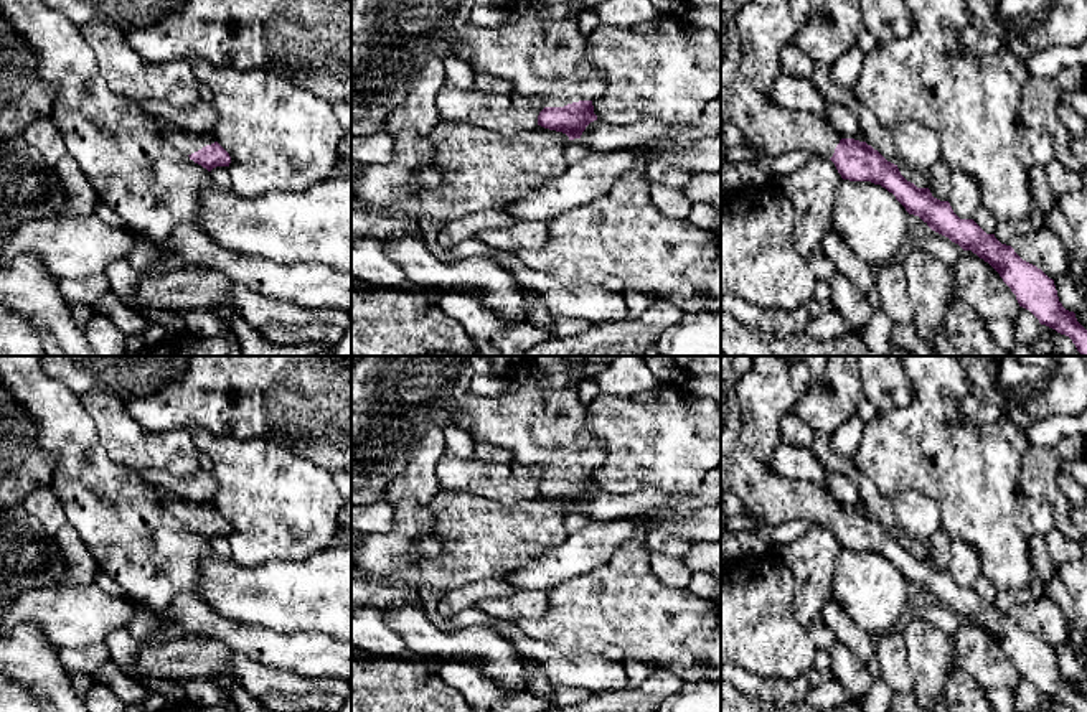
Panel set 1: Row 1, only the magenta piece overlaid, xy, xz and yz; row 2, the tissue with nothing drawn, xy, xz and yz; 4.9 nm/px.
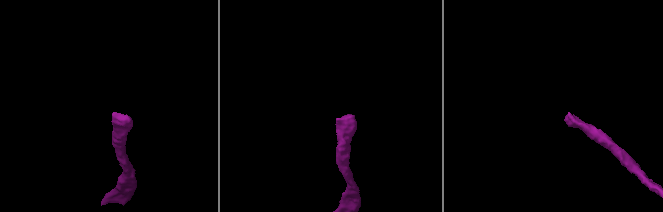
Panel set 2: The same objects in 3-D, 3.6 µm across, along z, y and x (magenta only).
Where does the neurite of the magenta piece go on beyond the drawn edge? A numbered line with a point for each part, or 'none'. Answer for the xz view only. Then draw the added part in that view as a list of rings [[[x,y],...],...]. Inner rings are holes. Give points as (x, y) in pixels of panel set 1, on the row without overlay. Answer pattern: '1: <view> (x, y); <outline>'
1: xz (545, 427); [[[523,361],[510,377],[515,384],[510,392],[483,397],[470,391],[462,399],[435,410],[434,419],[444,425],[464,414],[468,432],[477,442],[485,440],[508,448],[518,463],[539,466],[546,476],[564,476],[600,466],[607,452],[604,440],[597,438],[589,427],[589,407],[579,400],[576,389],[544,387],[546,376],[548,372],[539,366]]]

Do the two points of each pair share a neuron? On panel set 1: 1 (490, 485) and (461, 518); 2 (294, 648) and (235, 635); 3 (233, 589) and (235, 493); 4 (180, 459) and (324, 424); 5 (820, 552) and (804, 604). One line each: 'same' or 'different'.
1: different
2: same
3: different
4: different
5: same

